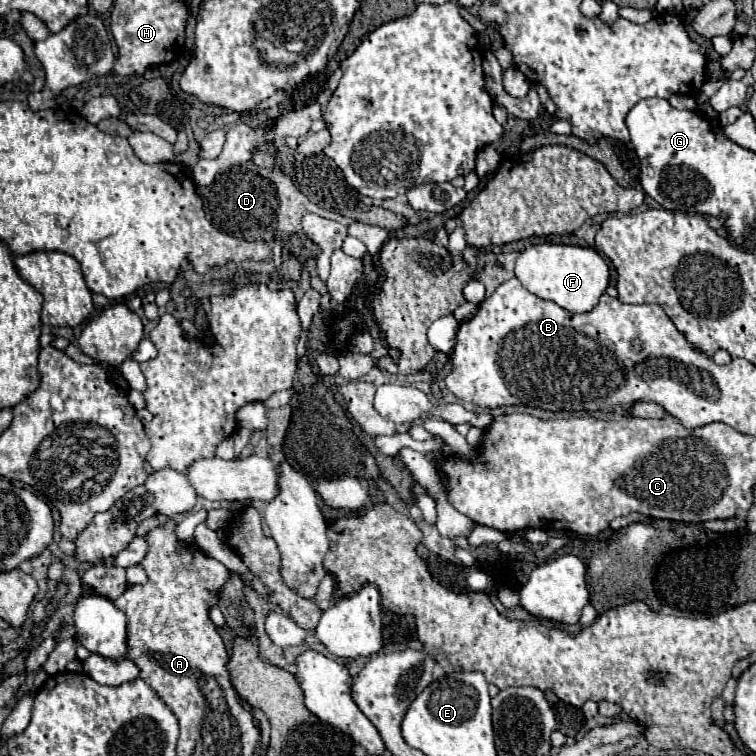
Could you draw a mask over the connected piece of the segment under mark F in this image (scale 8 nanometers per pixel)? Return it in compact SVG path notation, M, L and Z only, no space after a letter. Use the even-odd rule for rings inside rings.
M538 244L526 248L516 260L516 278L538 298L552 300L570 312L590 312L608 286L608 264L592 248L566 244Z

